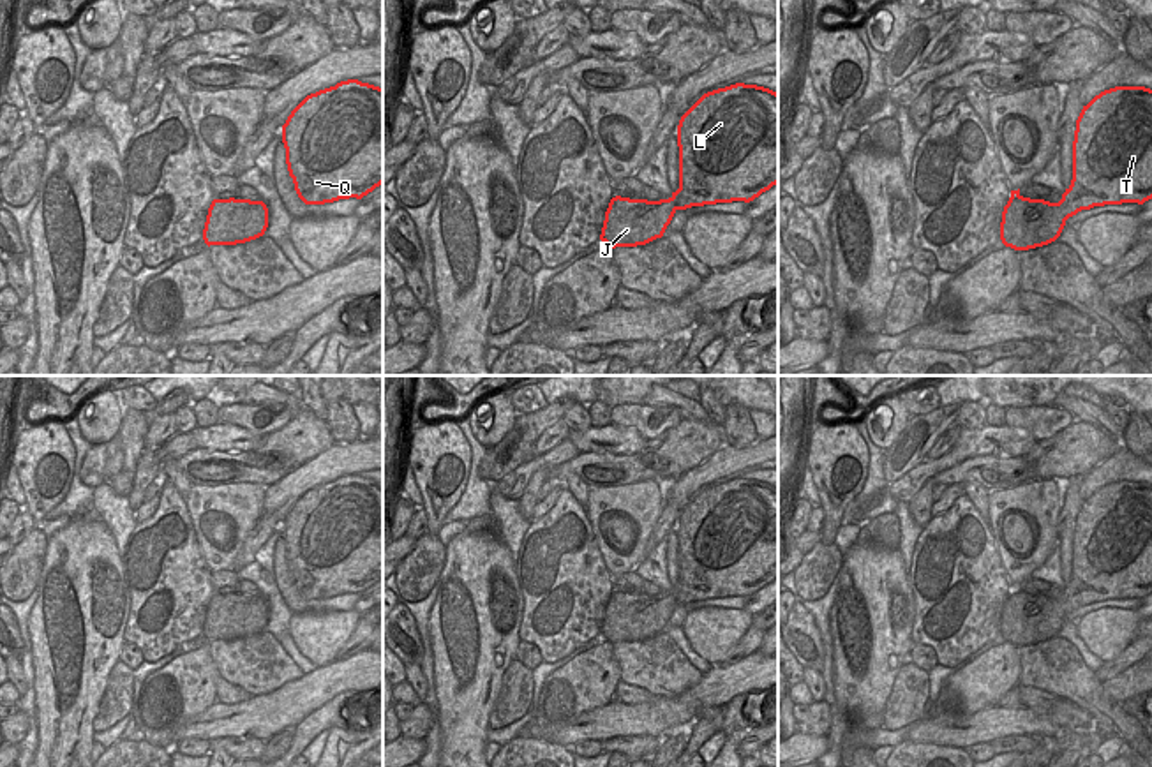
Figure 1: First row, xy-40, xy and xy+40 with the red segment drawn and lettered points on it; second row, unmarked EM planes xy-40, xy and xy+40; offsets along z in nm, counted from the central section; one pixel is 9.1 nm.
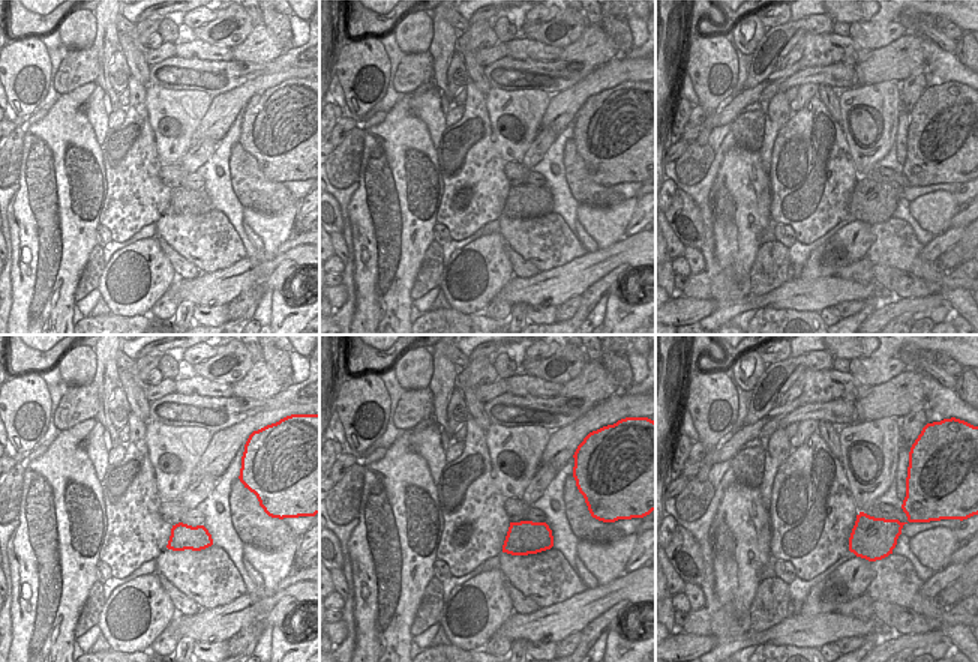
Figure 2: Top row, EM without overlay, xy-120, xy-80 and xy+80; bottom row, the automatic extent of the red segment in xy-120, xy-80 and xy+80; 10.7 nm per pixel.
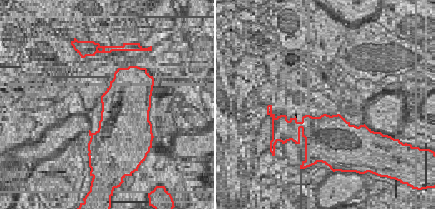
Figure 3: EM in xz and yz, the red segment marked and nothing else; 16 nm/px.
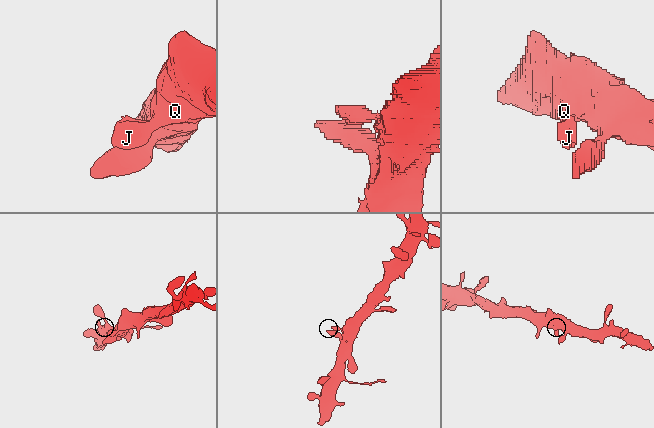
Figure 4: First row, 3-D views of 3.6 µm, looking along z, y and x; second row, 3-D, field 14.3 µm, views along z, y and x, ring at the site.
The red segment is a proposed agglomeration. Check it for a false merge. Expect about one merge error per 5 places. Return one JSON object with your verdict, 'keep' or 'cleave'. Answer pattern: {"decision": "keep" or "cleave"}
{"decision": "keep"}

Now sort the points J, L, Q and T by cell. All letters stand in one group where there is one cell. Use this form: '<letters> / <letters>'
J L Q T

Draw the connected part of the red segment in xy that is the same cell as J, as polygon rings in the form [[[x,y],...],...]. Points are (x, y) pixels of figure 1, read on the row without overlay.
[[[736,478],[704,488],[679,515],[679,584],[669,594],[616,591],[605,607],[600,635],[609,642],[637,642],[662,633],[677,605],[744,596],[778,578],[778,488]]]

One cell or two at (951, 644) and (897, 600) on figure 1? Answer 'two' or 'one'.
two

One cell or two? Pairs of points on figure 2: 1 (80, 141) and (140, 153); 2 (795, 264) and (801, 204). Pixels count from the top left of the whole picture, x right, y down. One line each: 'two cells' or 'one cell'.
1: two cells
2: two cells

